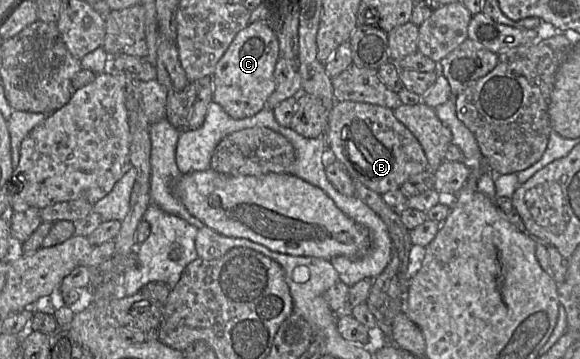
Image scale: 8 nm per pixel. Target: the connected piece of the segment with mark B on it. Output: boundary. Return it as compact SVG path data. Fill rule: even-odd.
M353 101L336 102L331 112L329 113L326 138L328 142L328 153L332 154L332 158L340 162L345 167L345 170L353 178L353 180L360 181L367 188L380 195L383 195L391 190L399 189L400 186L411 176L419 174L428 168L428 160L426 154L417 138L399 120L396 119L393 110L386 107ZM352 146L355 146L357 148L357 150L355 150L355 152L357 153L357 160L354 160L353 157L350 155L350 147Z

